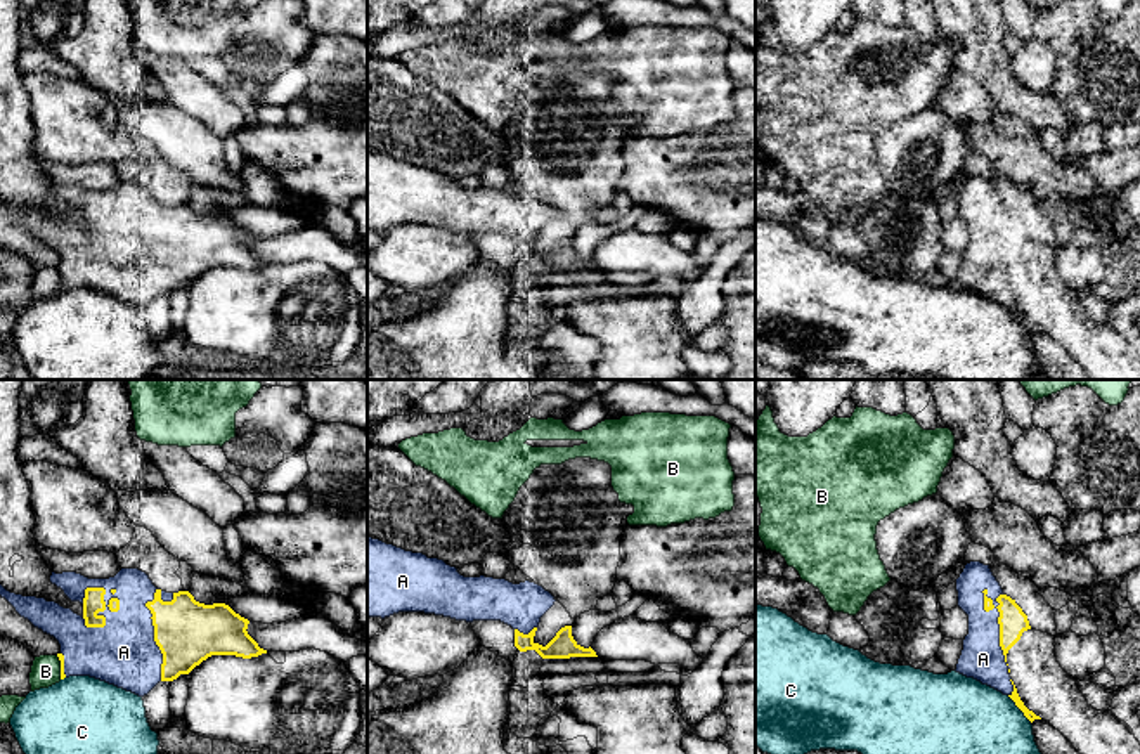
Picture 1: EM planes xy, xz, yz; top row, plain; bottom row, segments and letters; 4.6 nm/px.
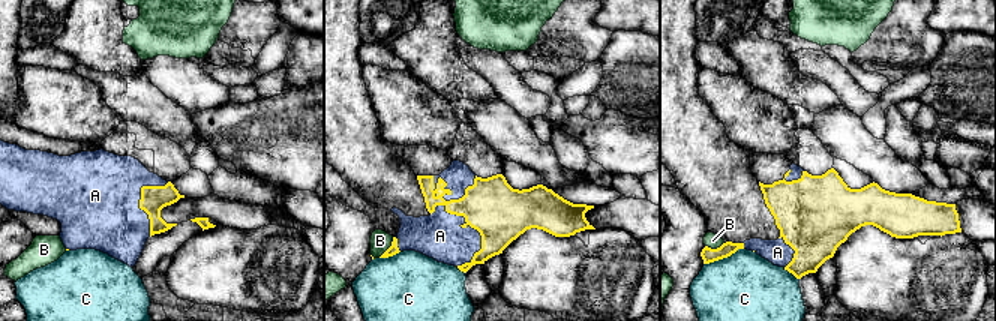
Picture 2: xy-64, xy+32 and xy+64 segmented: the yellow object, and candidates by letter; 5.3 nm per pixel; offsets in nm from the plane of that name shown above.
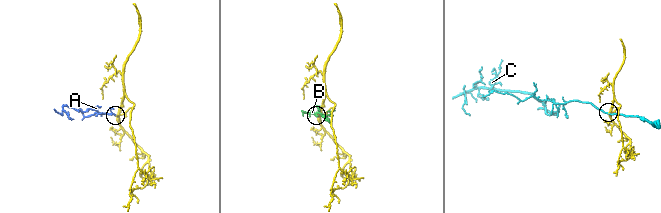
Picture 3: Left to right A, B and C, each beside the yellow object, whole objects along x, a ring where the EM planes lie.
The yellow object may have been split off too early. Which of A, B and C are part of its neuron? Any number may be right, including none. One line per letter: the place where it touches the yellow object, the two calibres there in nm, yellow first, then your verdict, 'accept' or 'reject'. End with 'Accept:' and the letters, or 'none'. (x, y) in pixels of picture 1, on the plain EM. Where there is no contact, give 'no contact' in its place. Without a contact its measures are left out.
A: meets yellow in xy at (103, 227); 100 nm thick on the yellow side, 300 nm on the other; accept
B: meets yellow in xy at (61, 279); 30 nm thick on the yellow side, 140 nm on the other; reject
C: meets yellow in yz at (1019, 319); 50 nm thick on the yellow side, 440 nm on the other; reject
Accept: A

